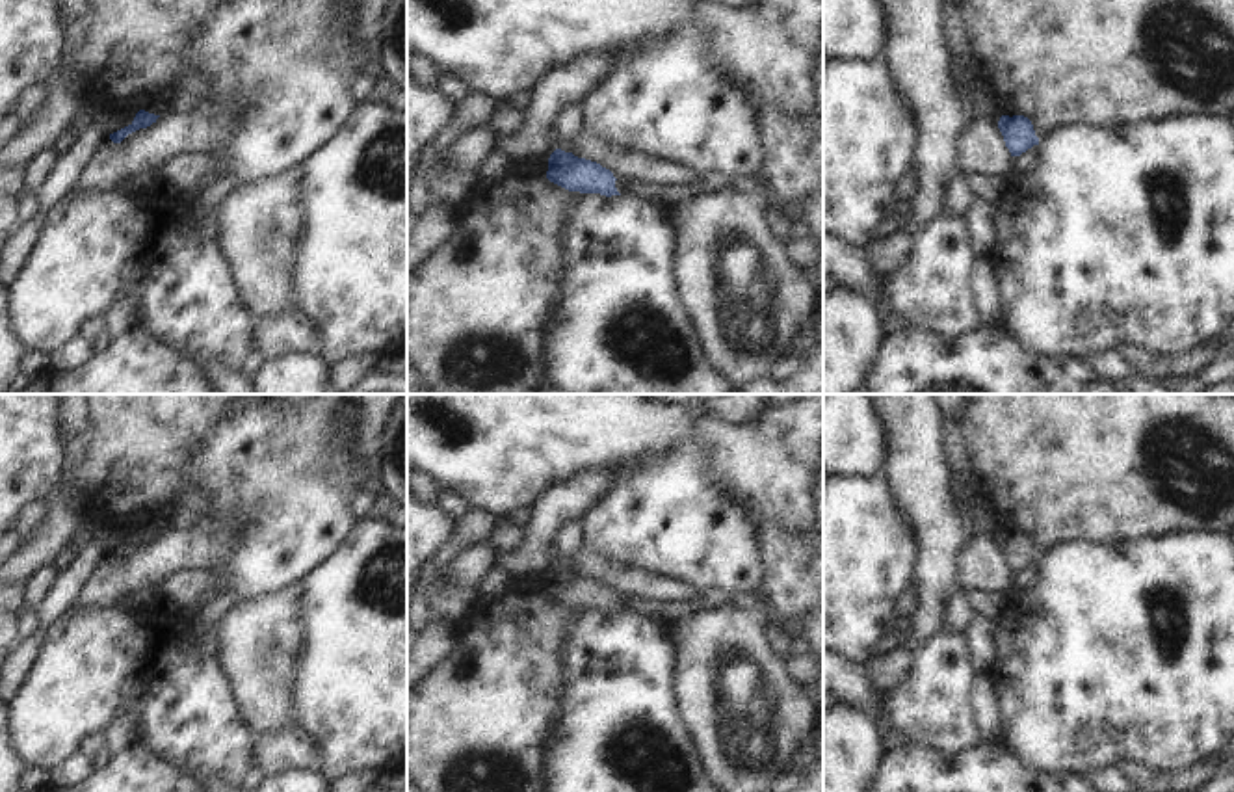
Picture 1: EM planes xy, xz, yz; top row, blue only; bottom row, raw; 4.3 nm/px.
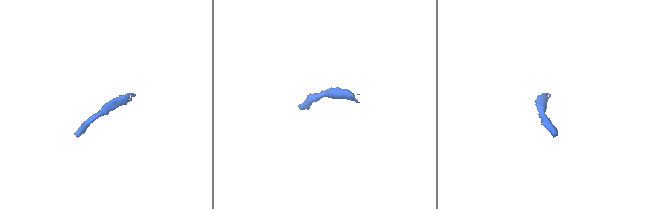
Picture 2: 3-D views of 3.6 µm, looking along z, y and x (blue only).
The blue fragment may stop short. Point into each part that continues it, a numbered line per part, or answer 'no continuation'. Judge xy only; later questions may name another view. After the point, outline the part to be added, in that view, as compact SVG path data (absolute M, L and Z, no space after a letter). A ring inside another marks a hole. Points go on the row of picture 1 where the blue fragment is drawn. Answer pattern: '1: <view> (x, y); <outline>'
no continuation

